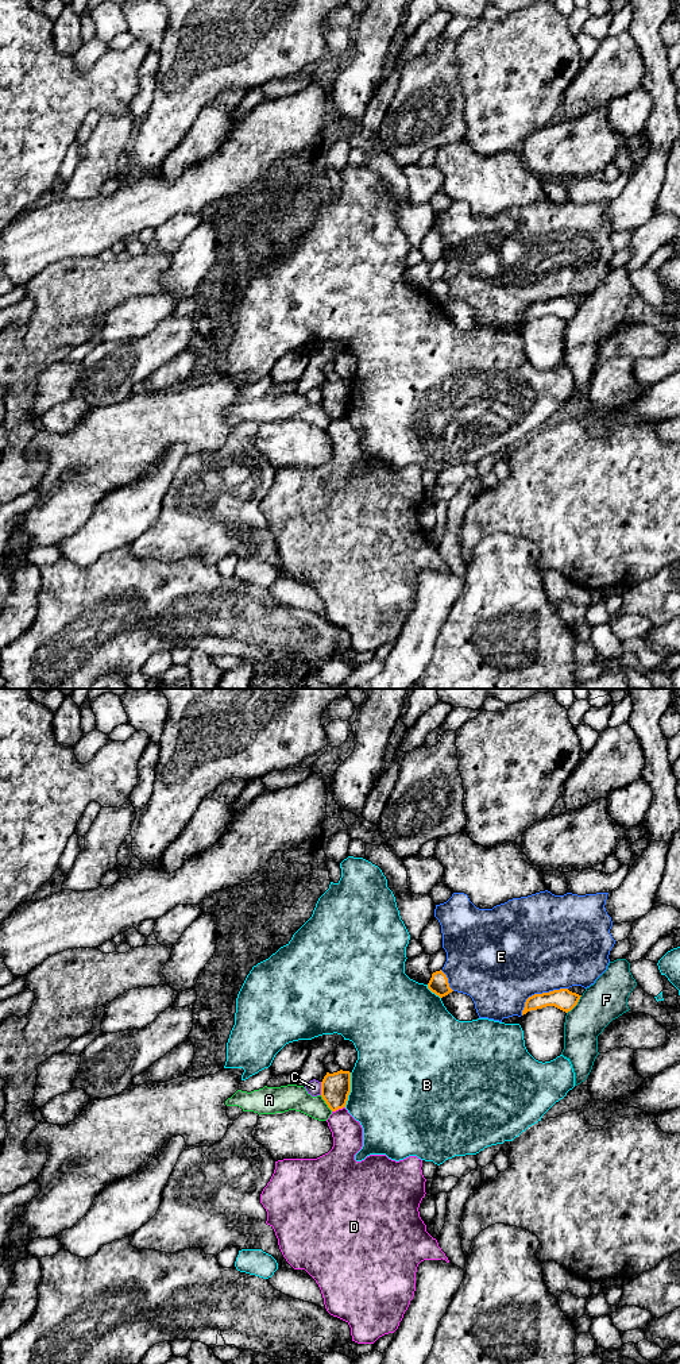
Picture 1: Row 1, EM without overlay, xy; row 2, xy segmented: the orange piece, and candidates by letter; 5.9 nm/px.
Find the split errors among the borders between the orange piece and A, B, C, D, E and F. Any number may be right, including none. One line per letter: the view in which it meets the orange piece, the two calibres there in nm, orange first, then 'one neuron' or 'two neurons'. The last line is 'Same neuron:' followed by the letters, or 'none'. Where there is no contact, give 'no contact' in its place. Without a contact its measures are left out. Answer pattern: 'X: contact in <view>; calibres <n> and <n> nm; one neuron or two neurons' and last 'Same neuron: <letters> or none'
A: contact in xy; calibres 180 and 160 nm; two neurons
B: contact in xy; calibres 180 and 500 nm; two neurons
C: contact in xy; calibres 180 and 90 nm; two neurons
D: contact in xy; calibres 180 and 180 nm; two neurons
E: contact in xy; calibres 130 and 480 nm; two neurons
F: contact in xy; calibres 130 and 240 nm; two neurons
Same neuron: none

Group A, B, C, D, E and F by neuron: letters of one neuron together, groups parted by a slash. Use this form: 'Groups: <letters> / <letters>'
Groups: A / B / C / D / E / F

